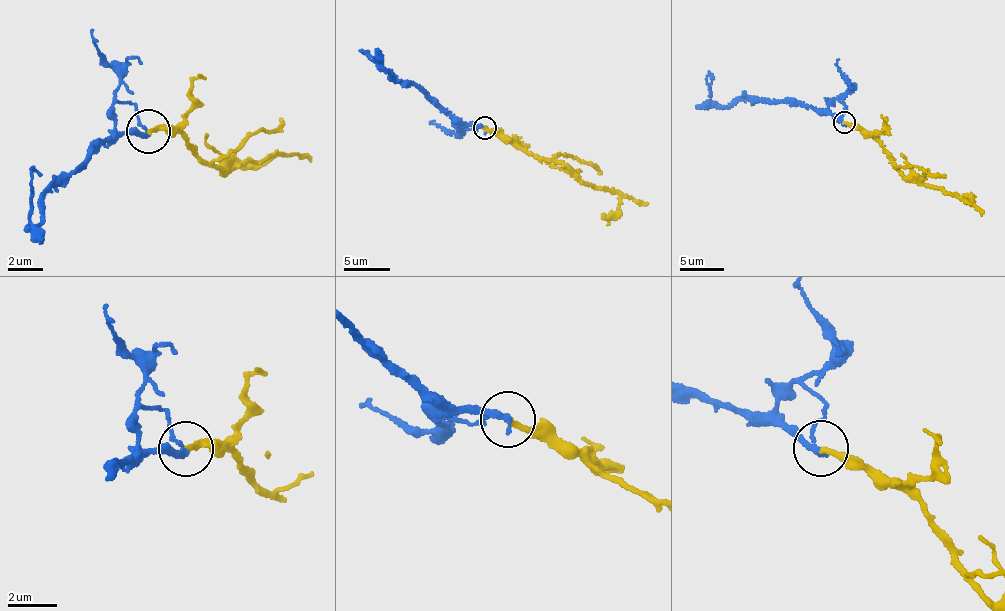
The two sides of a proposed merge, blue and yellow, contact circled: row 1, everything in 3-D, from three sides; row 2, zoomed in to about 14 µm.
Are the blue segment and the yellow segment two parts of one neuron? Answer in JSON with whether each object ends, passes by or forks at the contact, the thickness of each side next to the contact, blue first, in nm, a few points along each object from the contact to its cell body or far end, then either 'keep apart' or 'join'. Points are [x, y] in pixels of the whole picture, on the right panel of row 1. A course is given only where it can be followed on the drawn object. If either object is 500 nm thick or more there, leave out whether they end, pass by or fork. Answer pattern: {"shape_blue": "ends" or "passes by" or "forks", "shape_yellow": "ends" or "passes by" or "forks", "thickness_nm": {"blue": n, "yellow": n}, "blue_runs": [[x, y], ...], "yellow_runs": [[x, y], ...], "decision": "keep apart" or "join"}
{"shape_blue": "passes by", "shape_yellow": "ends", "thickness_nm": {"blue": 190, "yellow": 240}, "blue_runs": [[845, 123], [830, 113], [756, 96], [726, 106], [716, 104], [710, 99], [706, 82], [708, 75], [712, 79]], "yellow_runs": [[845, 123], [858, 126], [879, 143], [905, 177], [968, 201], [963, 194]], "decision": "join"}

